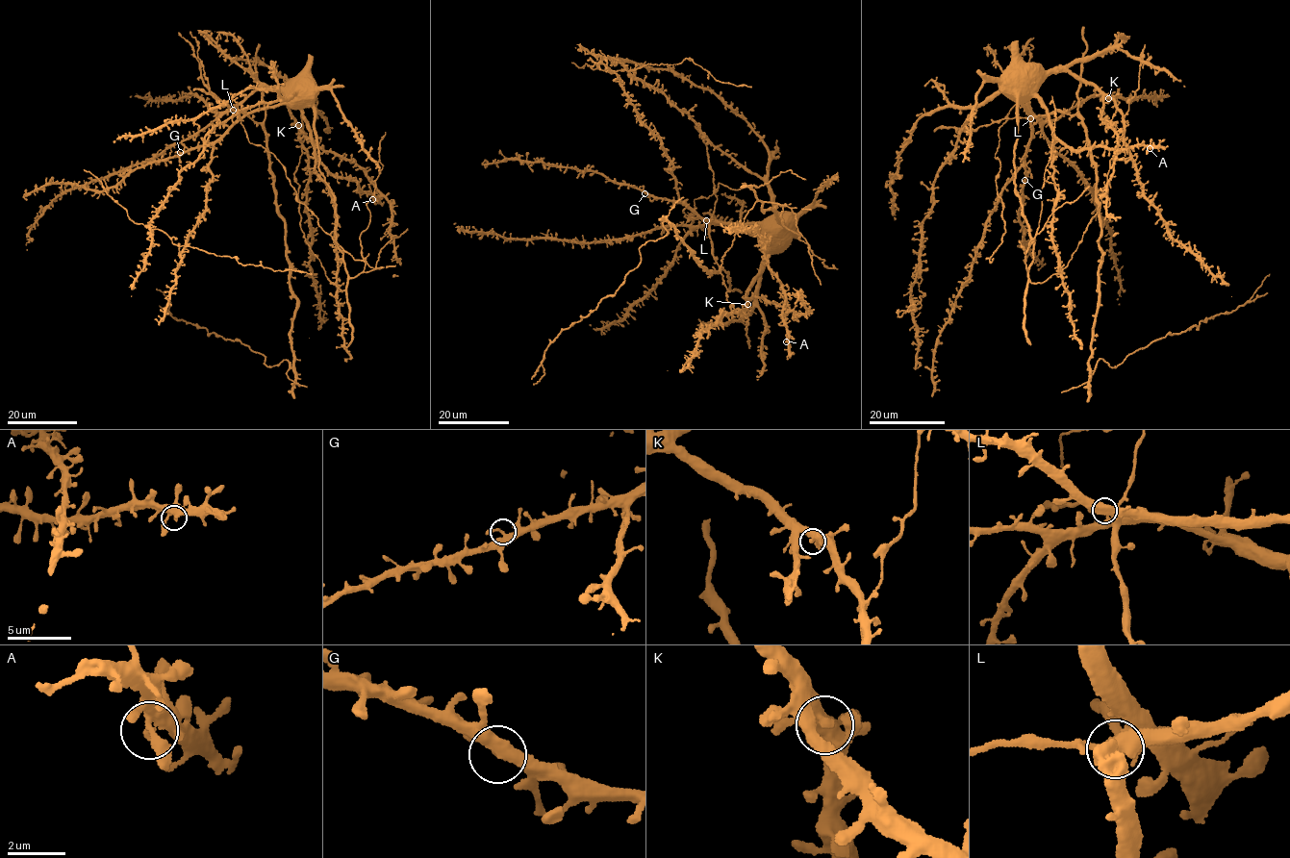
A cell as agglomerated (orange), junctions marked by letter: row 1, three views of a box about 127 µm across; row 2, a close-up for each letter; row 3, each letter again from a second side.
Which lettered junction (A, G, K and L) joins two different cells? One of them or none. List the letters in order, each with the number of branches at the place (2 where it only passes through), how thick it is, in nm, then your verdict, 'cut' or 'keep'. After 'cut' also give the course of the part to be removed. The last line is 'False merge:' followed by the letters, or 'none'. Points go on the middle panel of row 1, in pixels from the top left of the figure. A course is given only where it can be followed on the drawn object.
A: 3 | 300 nm | keep
G: 3 | 280 nm | keep
K: 3 | 260 nm | keep
L: 3 | 280 nm | cut | (706, 220), (720, 270), (710, 272), (693, 259), (690, 252), (694, 252), (664, 215)
False merge: L

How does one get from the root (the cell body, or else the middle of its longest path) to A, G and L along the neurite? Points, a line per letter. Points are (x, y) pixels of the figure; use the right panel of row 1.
A: (1010, 81), (1019, 96), (1038, 99), (1051, 132), (1075, 150), (1099, 145), (1150, 148)
G: (1010, 81), (1032, 120), (1032, 134), (1024, 160), (1027, 172), (1024, 180)
L: (1010, 81), (1028, 85), (1030, 118)

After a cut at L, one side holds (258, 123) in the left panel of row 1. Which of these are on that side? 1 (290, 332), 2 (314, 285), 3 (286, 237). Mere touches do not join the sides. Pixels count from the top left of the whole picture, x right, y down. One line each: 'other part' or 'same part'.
1: same part
2: other part
3: same part

